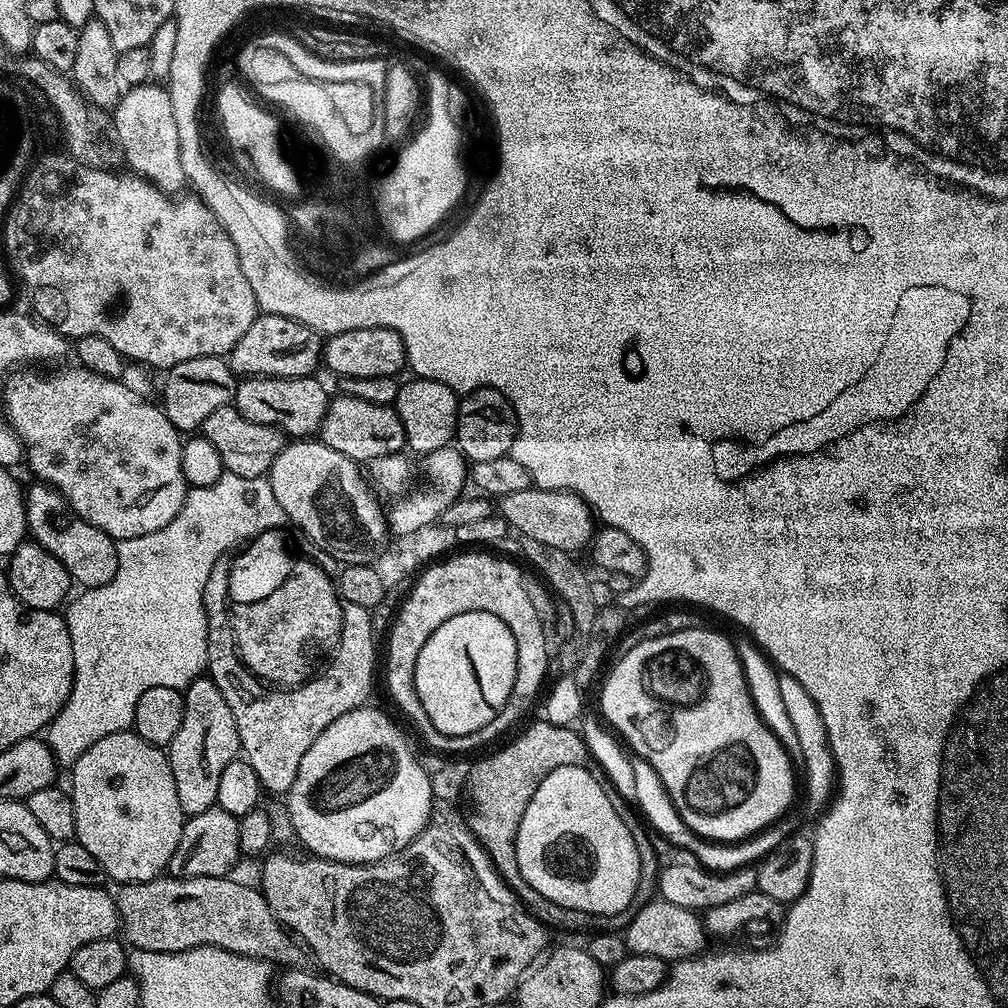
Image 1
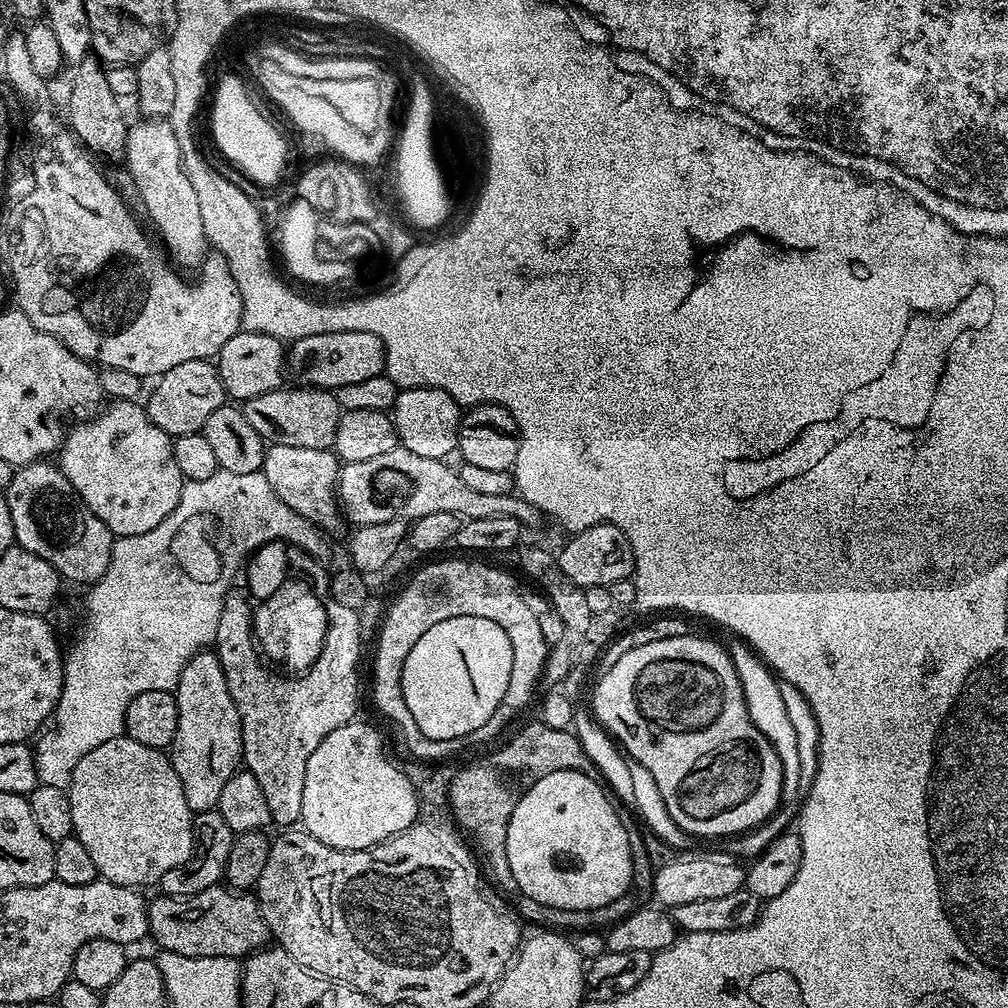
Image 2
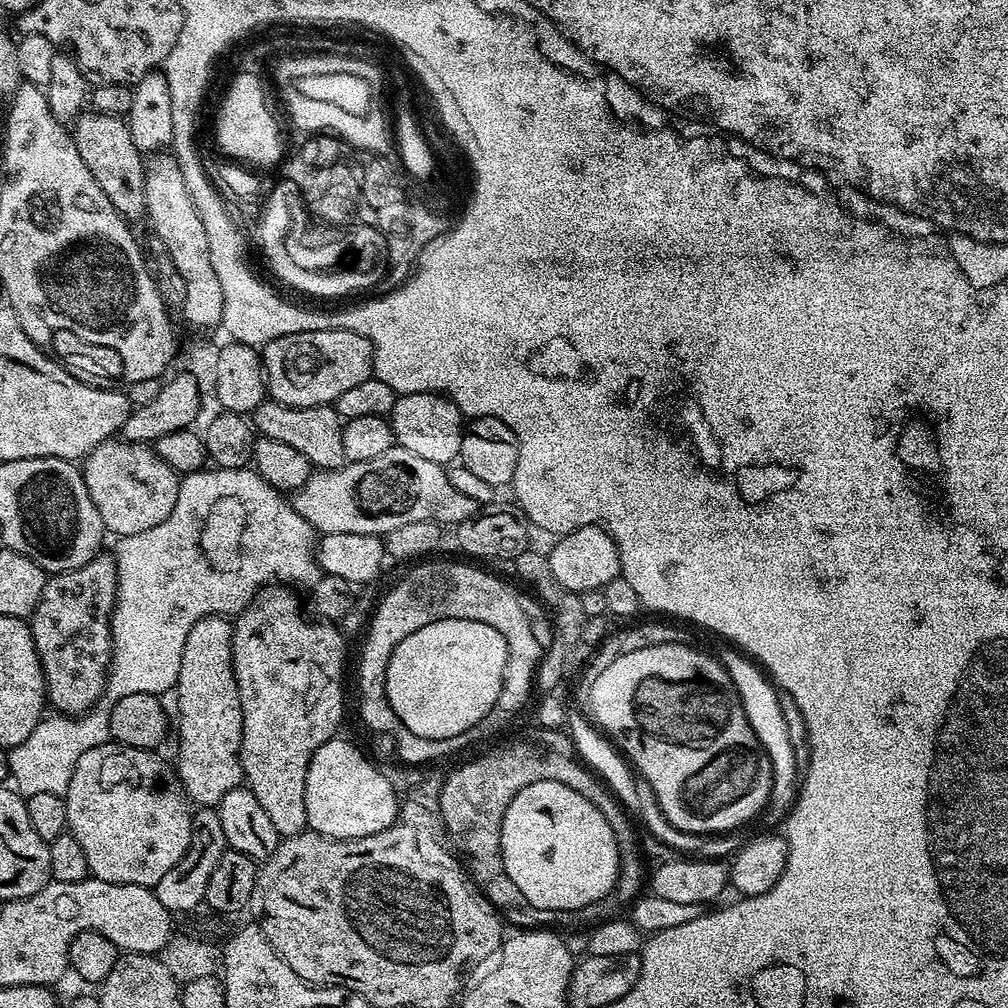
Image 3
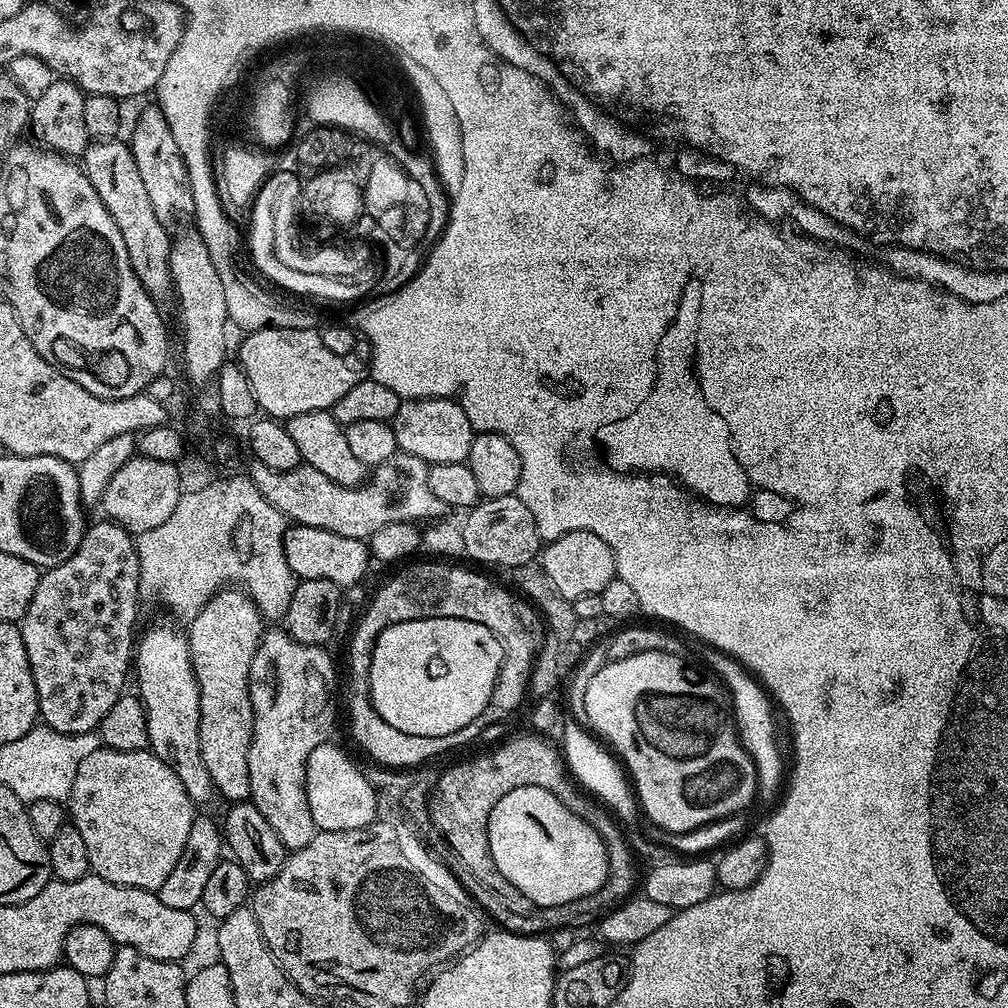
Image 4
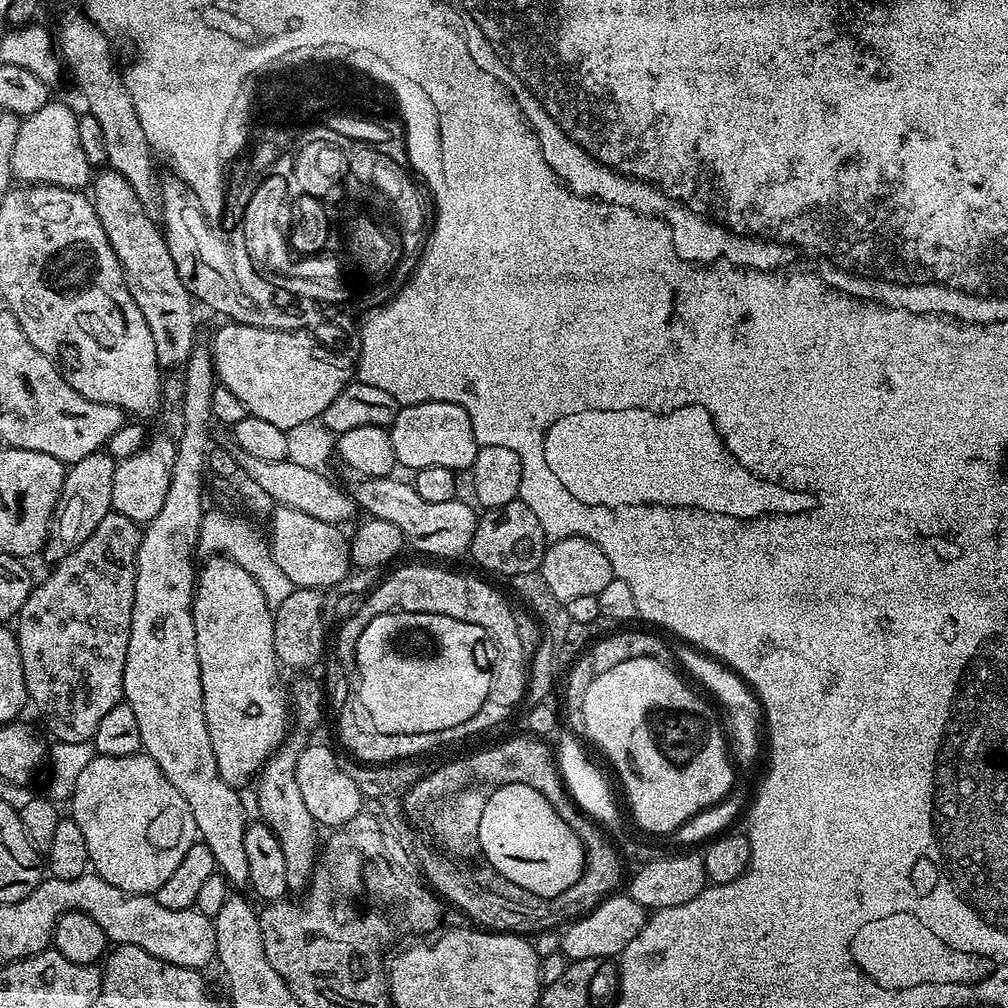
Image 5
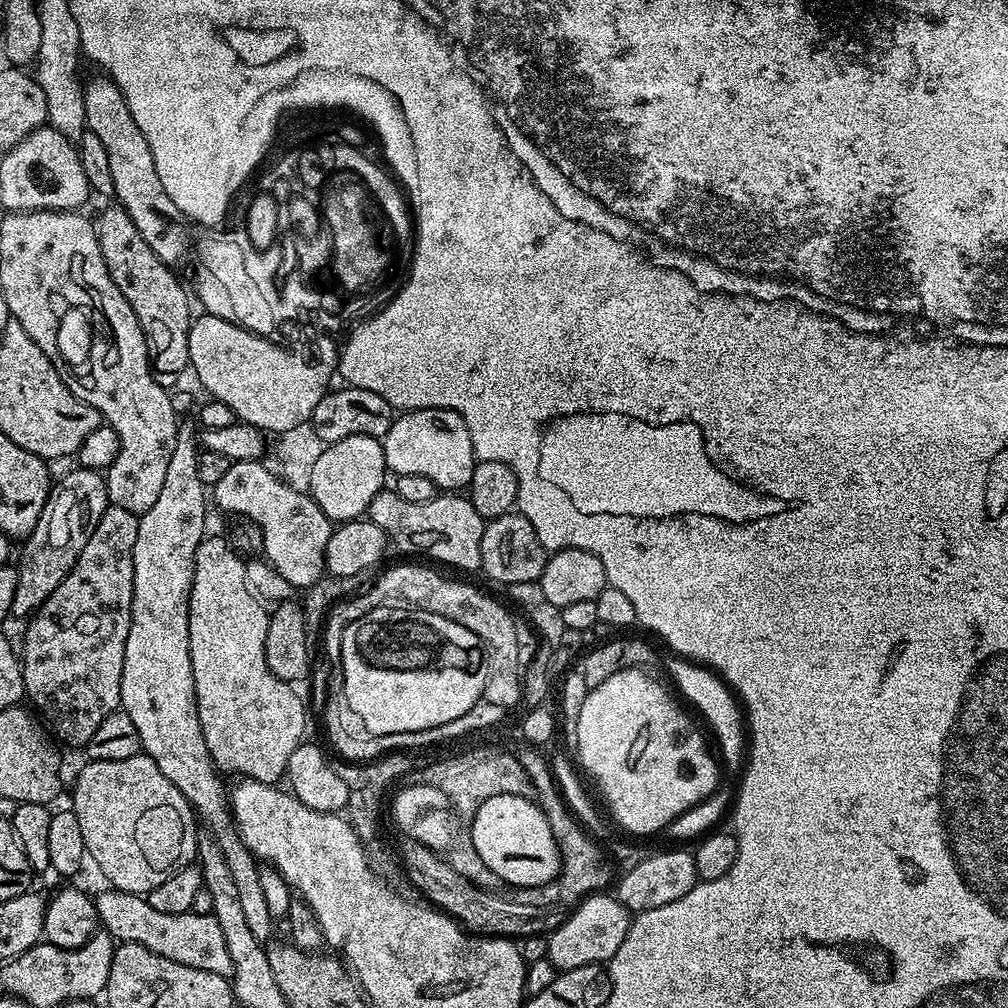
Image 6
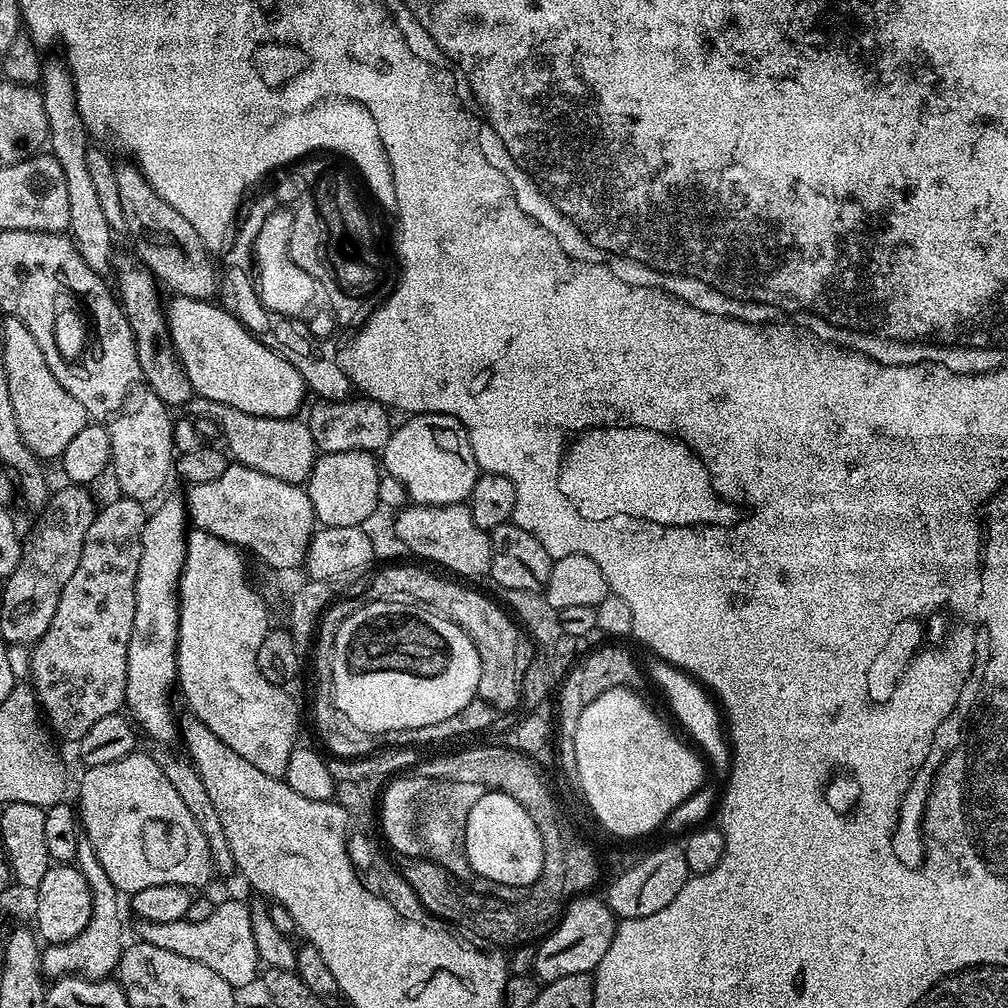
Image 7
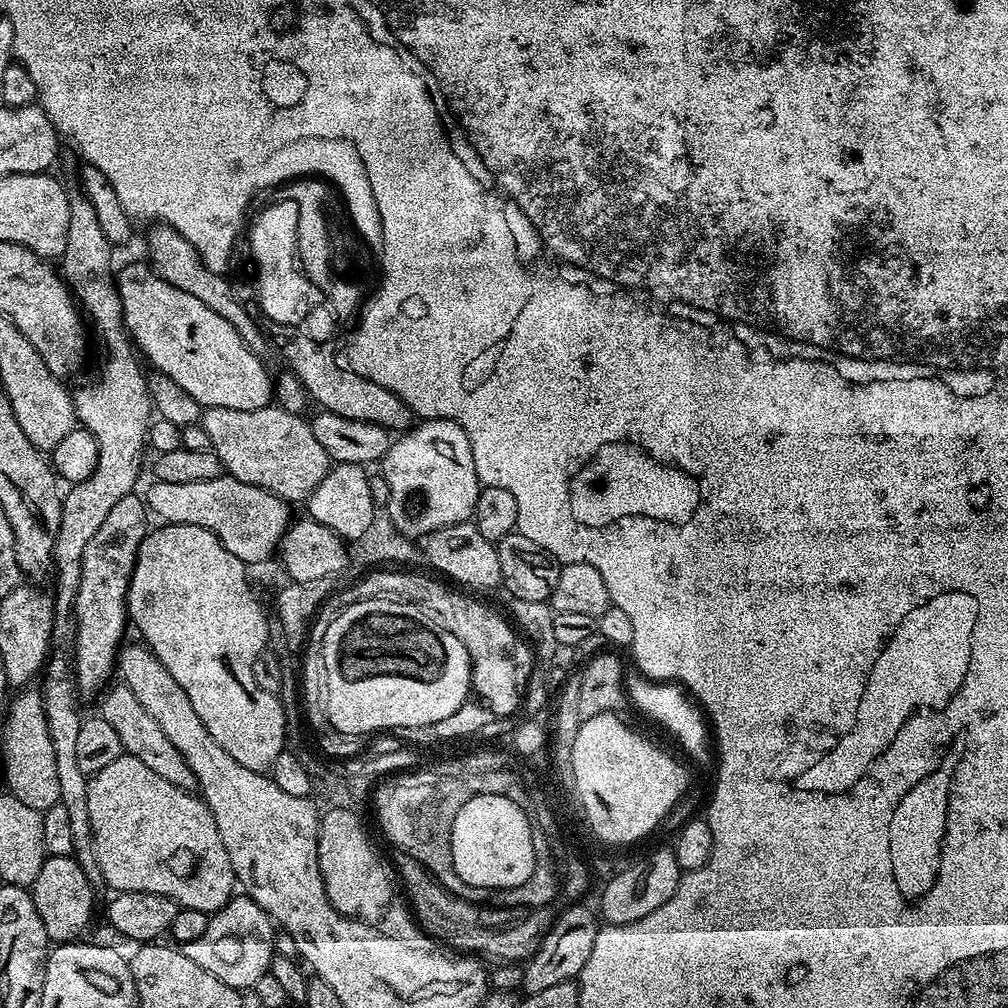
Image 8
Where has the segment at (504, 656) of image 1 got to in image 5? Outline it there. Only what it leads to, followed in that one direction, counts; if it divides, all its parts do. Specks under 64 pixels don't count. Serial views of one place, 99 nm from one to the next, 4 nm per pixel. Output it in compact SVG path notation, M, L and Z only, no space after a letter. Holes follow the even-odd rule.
M421 612L378 614L378 618L364 627L356 643L360 704L368 707L370 722L374 722L378 730L386 730L386 734L416 735L450 730L473 718L479 708L488 702L494 671L494 660L490 655L493 648L492 640L482 626L474 626L458 618Z

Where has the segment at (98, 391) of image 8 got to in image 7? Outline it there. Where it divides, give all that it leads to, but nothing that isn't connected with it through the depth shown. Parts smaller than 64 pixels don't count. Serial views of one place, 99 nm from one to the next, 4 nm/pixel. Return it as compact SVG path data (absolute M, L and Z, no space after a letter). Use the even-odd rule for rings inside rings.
M60 58L52 61L49 59L40 75L38 87L42 94L42 106L46 106L47 147L50 149L50 154L54 158L58 158L58 166L62 166L62 174L66 174L66 191L68 191L70 201L68 232L76 244L78 254L82 254L82 262L86 262L86 266L90 266L90 270L101 274L107 273L107 268L109 267L109 271L114 264L114 259L112 260L114 233L110 222L106 222L106 213L102 210L94 181L86 166L90 133L88 127L82 122L82 114L78 110L74 82L67 63Z

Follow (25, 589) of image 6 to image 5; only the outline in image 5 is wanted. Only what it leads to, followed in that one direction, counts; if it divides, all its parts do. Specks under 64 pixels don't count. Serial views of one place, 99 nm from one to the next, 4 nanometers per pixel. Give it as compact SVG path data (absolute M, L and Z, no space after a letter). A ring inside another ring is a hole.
M101 450L86 454L86 458L74 462L65 471L60 500L56 504L54 523L42 553L43 559L49 560L49 565L56 565L62 558L66 558L66 554L70 554L78 546L82 546L82 542L86 542L86 538L90 538L90 534L94 534L94 526L98 526L98 522L102 522L102 518L106 518L106 514L112 511L114 470L117 463L118 461L113 456L108 455L107 451Z

